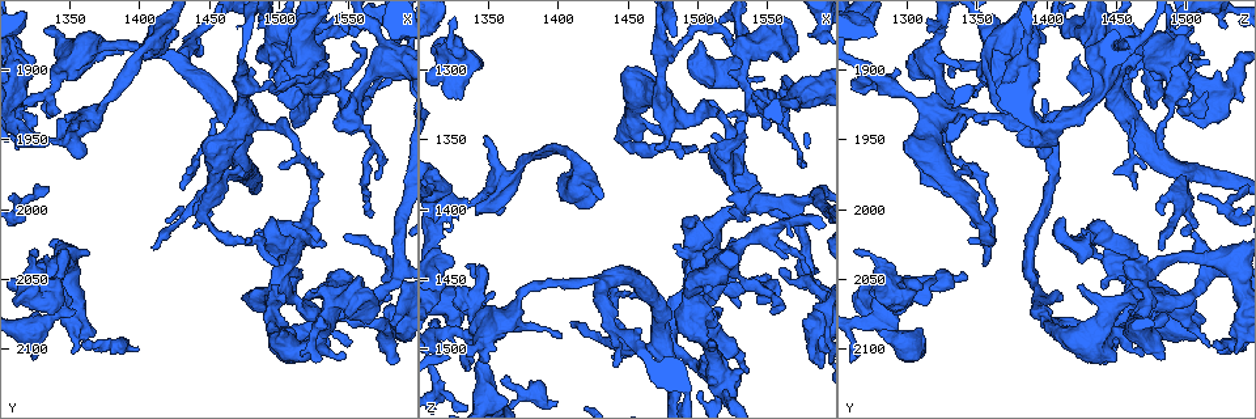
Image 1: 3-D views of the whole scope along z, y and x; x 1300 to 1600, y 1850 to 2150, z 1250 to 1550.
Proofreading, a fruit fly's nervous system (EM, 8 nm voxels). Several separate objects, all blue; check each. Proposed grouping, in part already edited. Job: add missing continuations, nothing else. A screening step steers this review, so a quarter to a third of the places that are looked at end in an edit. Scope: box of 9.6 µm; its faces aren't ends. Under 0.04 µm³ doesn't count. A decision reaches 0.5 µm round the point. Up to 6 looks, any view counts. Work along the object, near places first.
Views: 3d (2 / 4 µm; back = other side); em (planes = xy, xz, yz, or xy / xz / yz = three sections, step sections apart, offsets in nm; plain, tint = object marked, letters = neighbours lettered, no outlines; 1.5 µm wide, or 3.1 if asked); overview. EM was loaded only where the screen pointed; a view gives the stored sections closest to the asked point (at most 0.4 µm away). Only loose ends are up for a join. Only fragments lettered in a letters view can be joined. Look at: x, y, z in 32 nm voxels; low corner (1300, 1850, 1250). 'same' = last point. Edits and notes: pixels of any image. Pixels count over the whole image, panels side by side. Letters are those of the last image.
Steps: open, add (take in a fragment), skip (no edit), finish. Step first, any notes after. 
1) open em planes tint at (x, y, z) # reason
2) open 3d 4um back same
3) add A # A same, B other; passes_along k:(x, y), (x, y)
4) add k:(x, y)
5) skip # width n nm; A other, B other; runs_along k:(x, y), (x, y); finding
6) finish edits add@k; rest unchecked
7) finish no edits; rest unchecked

open em xy step 8 letters at (1474, 1976, 1348) # branch stops here

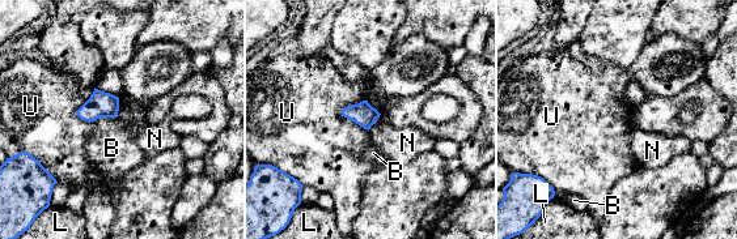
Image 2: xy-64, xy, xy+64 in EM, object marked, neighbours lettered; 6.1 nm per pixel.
skip # longest_contact B 220 nm; B other, L other, N other, U other; no lettered fragment goes on from it

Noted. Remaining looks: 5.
open 3d 4um at (1440, 2012, 1506) # free end

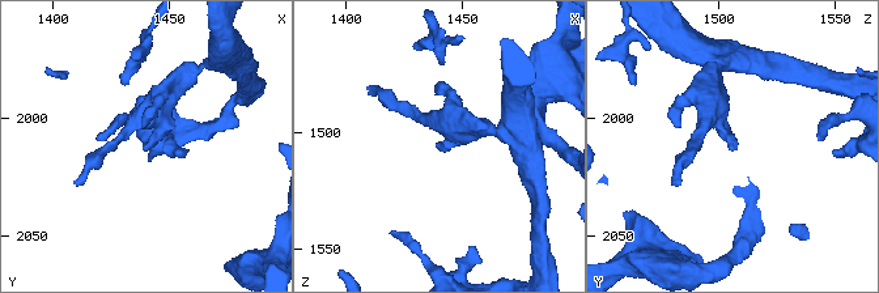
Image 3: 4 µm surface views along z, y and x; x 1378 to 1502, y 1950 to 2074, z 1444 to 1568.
open em planes letters at (1441, 2012, 1507) # need the tissue

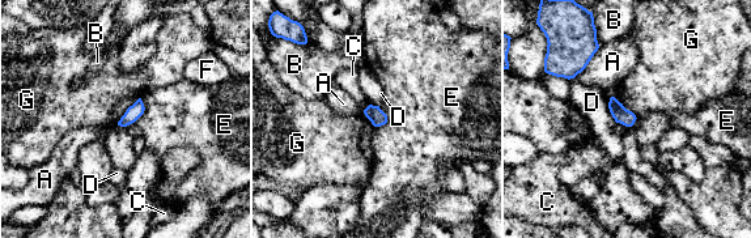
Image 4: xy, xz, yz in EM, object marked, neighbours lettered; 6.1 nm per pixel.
skip # A other, B other, C other, D other, E other, F other, G other; no lettered fragment goes on from it

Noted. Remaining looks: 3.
open em xy step 4 letters at (1586, 2110, 1444) # branch stops here

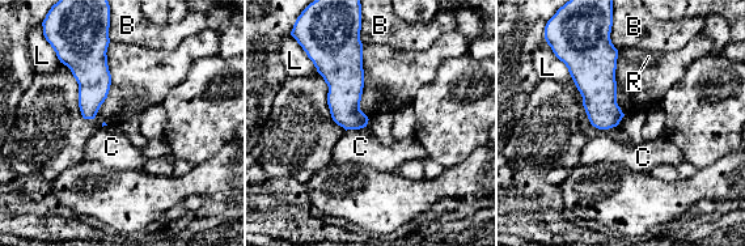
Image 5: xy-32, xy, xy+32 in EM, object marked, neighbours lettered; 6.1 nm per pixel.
skip # longest_contact L 550 nm; B other, C other, L other, R other; border 5:(562, 62), (588, 121), (616, 127); no lettered fragment goes on from it

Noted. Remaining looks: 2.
finish no edits; rest unchecked

